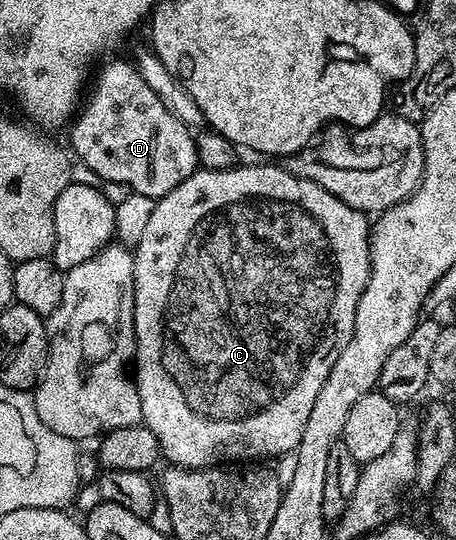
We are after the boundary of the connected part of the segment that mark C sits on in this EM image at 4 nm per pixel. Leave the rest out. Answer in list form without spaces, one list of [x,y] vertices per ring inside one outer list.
[[[283,166],[245,167],[230,171],[197,170],[176,189],[157,200],[152,217],[144,228],[144,237],[134,252],[134,361],[132,374],[138,384],[142,423],[156,433],[162,450],[161,458],[175,467],[217,467],[225,459],[270,461],[289,455],[302,440],[308,413],[324,389],[324,381],[332,373],[336,359],[348,345],[354,328],[354,314],[362,295],[362,284],[370,261],[370,228],[363,212],[344,205],[328,189],[320,189],[307,179],[296,177]]]

